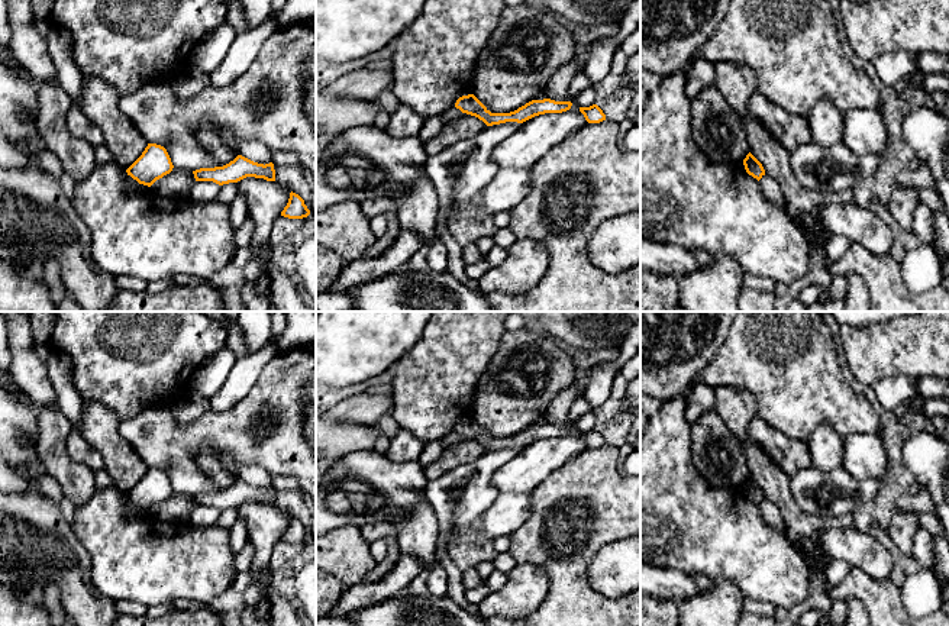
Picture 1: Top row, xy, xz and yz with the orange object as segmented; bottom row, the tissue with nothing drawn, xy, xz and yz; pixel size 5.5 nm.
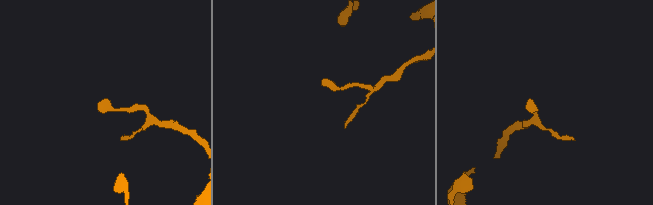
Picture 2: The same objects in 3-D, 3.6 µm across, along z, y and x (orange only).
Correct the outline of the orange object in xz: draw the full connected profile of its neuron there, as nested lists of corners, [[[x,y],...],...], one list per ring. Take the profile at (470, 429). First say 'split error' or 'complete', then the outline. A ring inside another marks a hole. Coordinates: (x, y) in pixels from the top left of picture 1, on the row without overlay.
complete; [[[474,419],[462,420],[455,427],[455,432],[459,433],[462,438],[478,442],[487,451],[506,446],[523,448],[539,439],[567,436],[571,433],[571,430],[571,426],[555,426],[551,423],[543,423],[532,425],[510,438],[491,438]]]

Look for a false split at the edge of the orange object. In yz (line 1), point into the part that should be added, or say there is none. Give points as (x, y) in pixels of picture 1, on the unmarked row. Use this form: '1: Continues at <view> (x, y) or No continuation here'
1: No continuation here

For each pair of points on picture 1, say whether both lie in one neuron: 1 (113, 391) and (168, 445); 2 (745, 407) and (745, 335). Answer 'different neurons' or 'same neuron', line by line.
1: different neurons
2: different neurons

